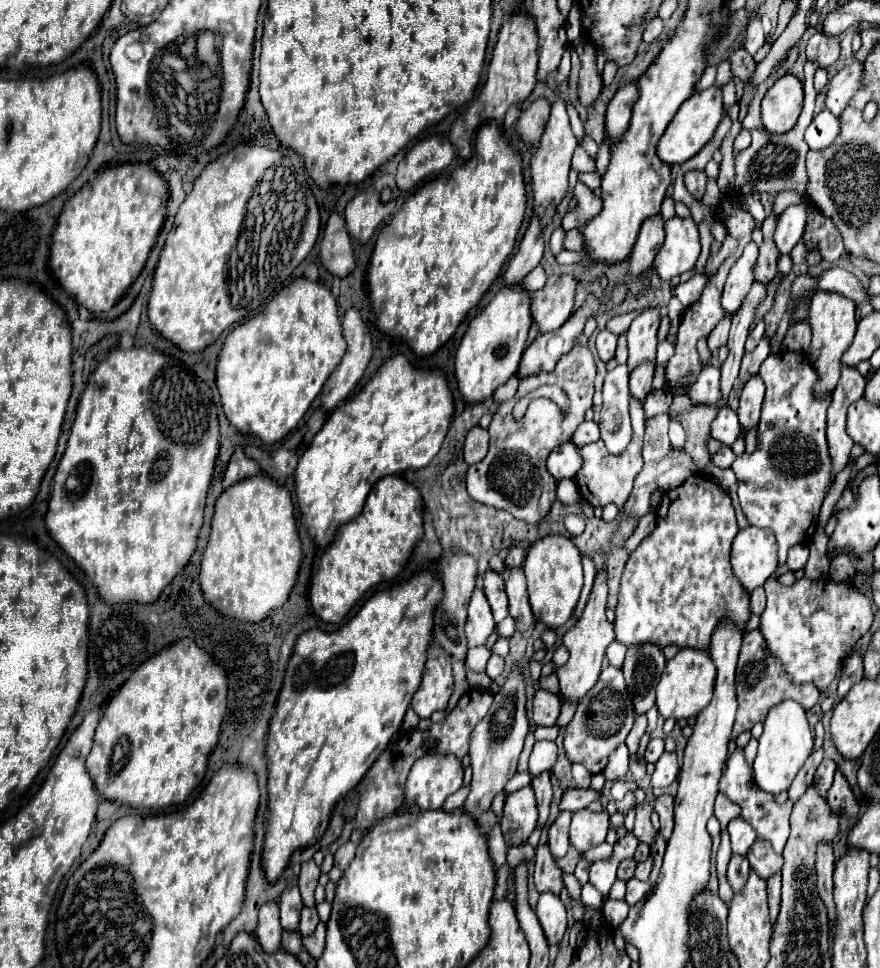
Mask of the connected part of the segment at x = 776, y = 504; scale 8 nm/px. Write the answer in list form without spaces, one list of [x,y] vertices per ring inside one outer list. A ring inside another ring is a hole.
[[[782,351],[780,355],[770,355],[760,367],[760,377],[766,383],[766,397],[762,405],[762,417],[758,423],[758,445],[754,453],[738,455],[732,463],[732,469],[738,479],[740,507],[748,523],[768,527],[774,531],[778,539],[778,562],[786,564],[790,547],[810,543],[816,529],[816,515],[822,507],[824,497],[834,485],[834,473],[826,441],[826,409],[830,407],[832,397],[830,393],[818,397],[814,389],[818,383],[818,373],[808,363],[808,357],[804,353]]]

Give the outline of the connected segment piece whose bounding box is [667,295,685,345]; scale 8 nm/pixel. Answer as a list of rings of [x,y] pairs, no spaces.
[[[672,295],[668,306],[668,313],[667,316],[670,318],[671,324],[669,329],[669,336],[667,338],[668,341],[670,341],[673,345],[676,344],[676,335],[678,331],[678,327],[680,325],[680,321],[682,319],[682,315],[685,311],[685,307],[680,303],[677,297]]]

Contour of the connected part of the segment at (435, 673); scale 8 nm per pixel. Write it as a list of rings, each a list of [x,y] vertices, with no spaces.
[[[432,643],[428,649],[428,661],[422,675],[422,683],[412,697],[412,709],[420,717],[430,717],[434,711],[444,711],[454,691],[454,677],[450,667],[450,655]]]

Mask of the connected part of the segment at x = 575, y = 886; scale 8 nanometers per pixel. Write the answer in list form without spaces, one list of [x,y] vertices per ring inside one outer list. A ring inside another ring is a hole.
[[[563,873],[563,883],[568,889],[569,894],[577,901],[581,902],[582,885],[578,882],[573,874]]]

